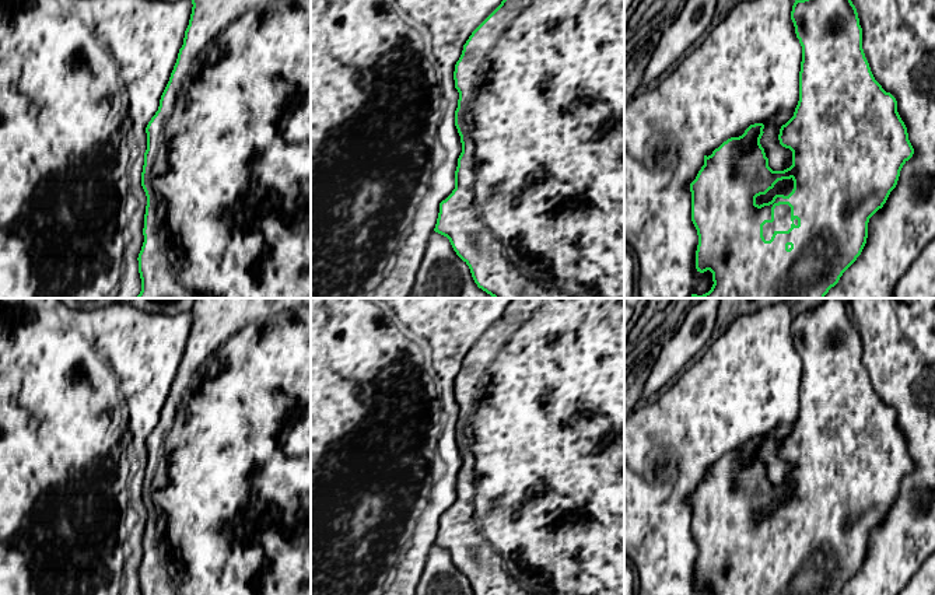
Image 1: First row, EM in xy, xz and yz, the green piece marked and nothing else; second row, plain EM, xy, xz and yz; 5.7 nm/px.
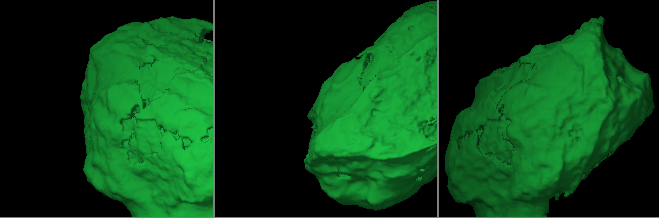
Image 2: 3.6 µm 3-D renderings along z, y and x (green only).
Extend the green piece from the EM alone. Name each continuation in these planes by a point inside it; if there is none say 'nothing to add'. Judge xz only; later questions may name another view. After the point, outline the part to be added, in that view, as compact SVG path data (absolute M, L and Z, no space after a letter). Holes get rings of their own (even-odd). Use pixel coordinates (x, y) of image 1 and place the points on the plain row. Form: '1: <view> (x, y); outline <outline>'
nothing to add

